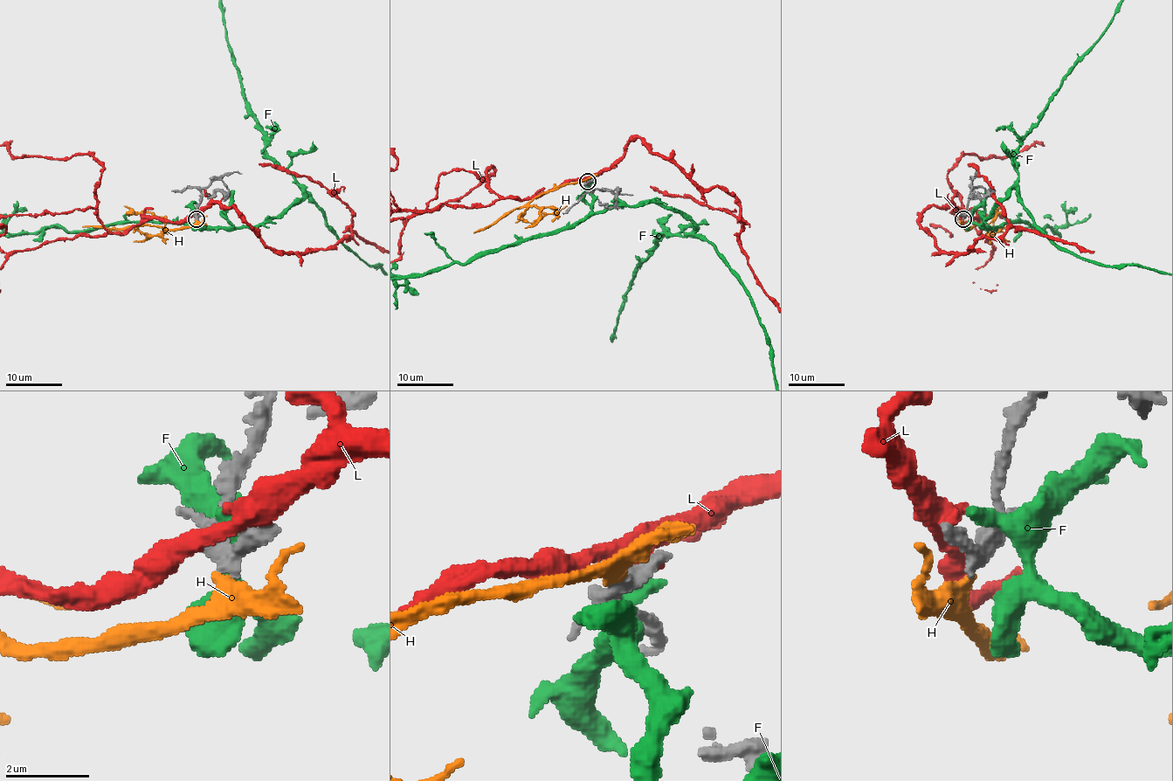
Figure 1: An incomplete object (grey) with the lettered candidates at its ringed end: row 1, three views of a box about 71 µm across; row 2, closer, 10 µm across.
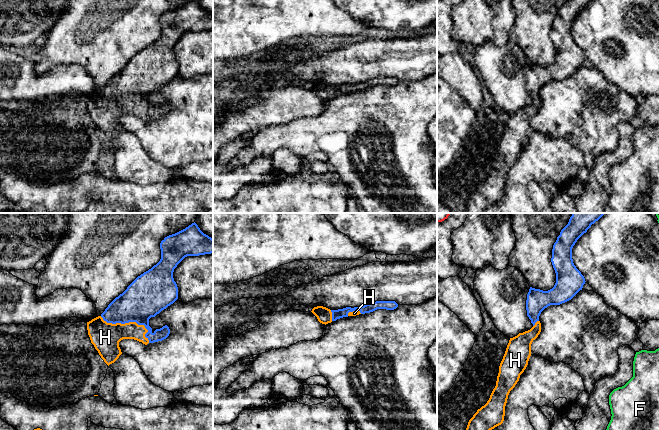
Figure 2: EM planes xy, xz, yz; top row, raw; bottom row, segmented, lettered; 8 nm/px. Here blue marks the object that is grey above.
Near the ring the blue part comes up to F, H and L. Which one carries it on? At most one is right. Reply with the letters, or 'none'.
H

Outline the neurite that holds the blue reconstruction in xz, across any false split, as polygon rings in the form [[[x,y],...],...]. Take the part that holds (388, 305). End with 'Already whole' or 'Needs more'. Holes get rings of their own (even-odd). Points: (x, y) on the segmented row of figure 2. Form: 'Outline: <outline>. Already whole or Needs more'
Outline: [[[376,301],[361,307],[346,307],[338,310],[330,310],[323,306],[317,306],[314,307],[311,312],[317,317],[320,323],[326,325],[343,317],[370,313],[377,309],[394,310],[397,307],[398,304],[395,301]]]. Needs more

